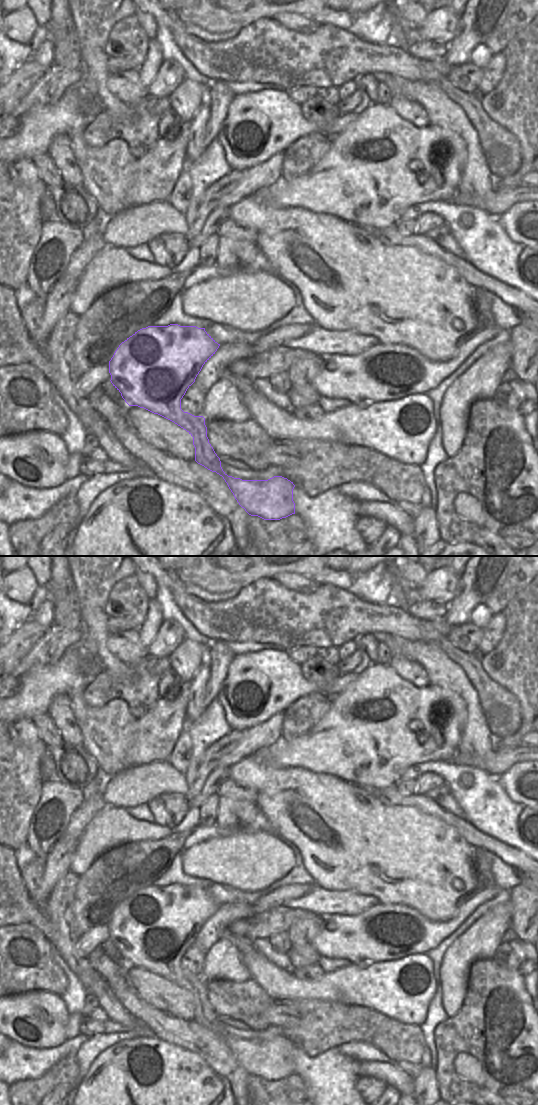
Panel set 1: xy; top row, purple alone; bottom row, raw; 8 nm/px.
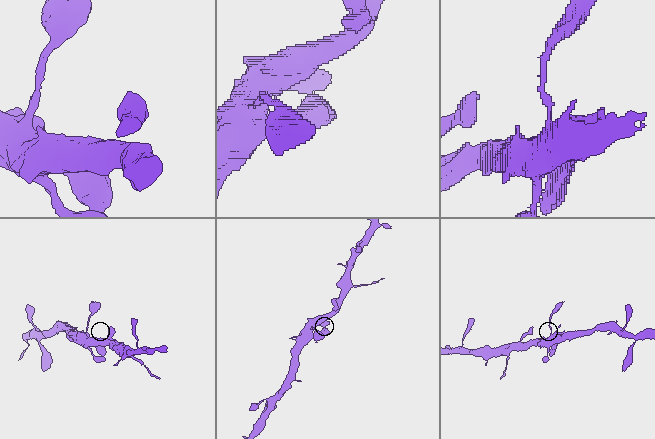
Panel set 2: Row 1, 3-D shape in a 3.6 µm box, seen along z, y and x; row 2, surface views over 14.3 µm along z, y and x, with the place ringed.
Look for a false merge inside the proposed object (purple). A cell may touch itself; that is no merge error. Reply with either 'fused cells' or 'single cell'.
single cell

